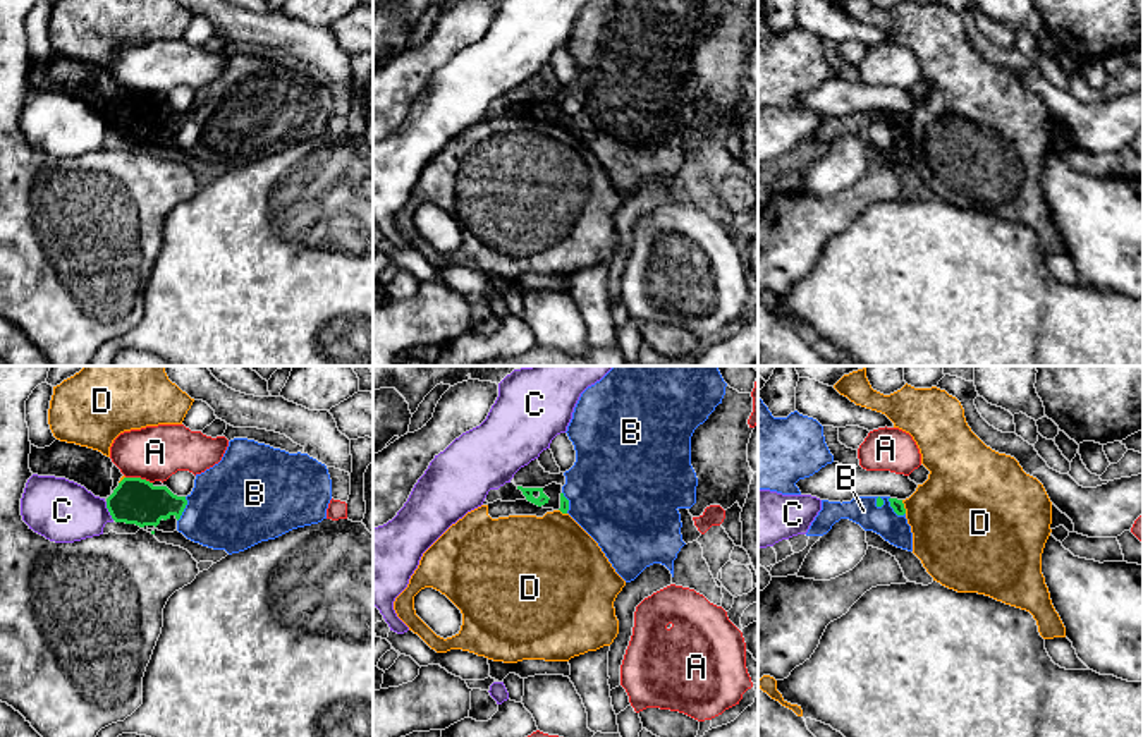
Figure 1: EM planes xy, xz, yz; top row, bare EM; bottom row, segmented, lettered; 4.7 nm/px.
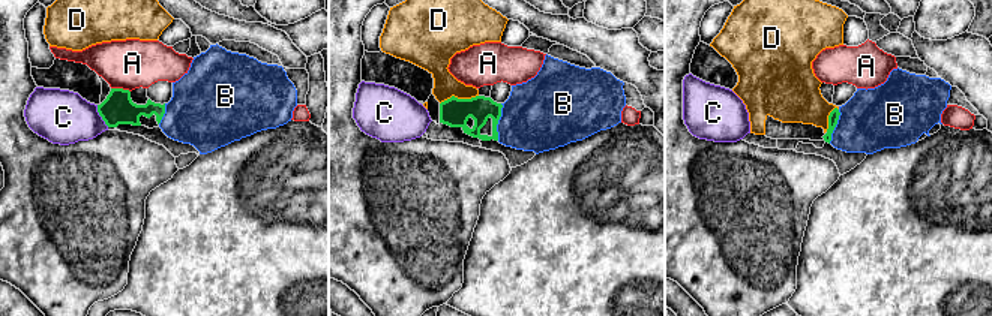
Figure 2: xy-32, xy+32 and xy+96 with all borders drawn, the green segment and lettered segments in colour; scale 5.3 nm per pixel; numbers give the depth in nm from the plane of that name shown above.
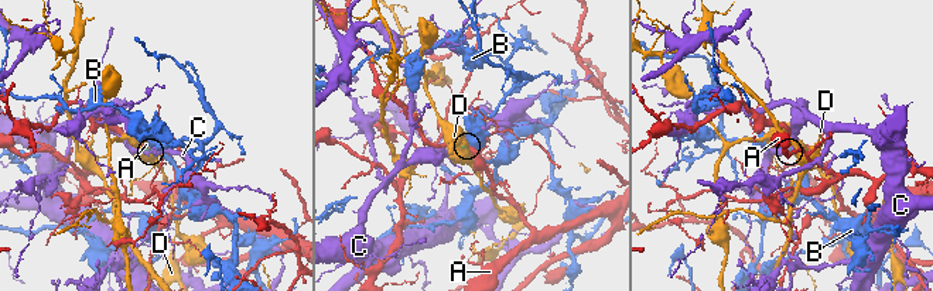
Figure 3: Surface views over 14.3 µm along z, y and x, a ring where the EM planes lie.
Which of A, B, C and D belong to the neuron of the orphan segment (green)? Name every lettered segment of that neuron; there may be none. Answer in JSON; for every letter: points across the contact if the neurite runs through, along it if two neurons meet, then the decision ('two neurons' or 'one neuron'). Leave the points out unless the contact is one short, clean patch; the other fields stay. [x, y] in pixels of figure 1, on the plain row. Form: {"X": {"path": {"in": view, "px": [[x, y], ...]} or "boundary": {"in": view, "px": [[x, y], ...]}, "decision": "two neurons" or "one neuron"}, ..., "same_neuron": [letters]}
{"A": {"boundary": {"in": "xy", "px": [[126, 91], [140, 91], [152, 98]]}, "decision": "two neurons"}, "B": {"path": {"in": "yz", "px": [[898, 121], [892, 122], [863, 126]]}, "decision": "one neuron"}, "C": {"boundary": {"in": "xy", "px": [[105, 117], [114, 134]]}, "decision": "two neurons"}, "D": {"boundary": {"in": "yz", "px": [[901, 115], [906, 127]]}, "decision": "two neurons"}, "same_neuron": ["B"]}

